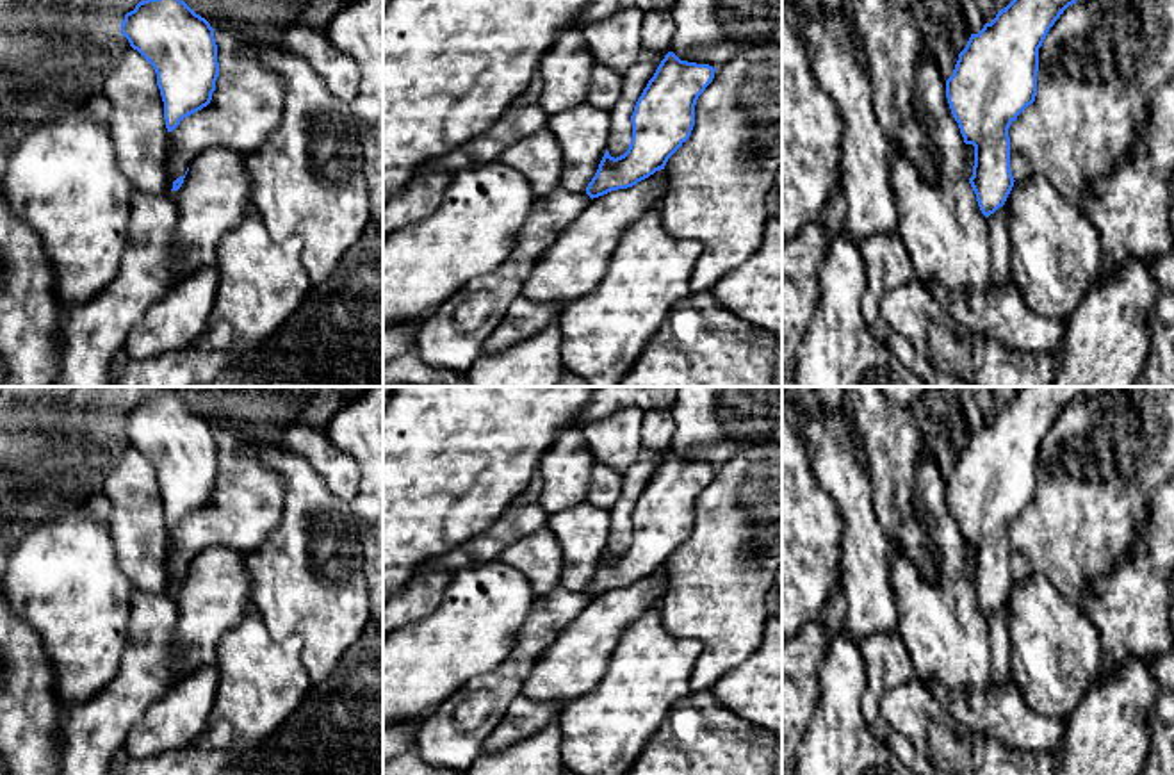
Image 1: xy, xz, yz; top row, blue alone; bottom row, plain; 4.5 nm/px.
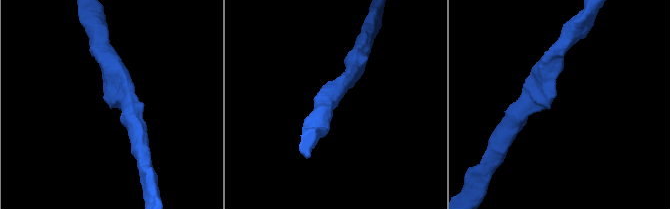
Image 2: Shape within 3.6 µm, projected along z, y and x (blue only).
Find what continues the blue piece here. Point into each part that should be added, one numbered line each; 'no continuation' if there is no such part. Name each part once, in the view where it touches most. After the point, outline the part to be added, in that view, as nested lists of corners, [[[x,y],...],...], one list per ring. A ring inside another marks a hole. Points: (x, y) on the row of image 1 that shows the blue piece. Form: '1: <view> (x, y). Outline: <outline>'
no continuation

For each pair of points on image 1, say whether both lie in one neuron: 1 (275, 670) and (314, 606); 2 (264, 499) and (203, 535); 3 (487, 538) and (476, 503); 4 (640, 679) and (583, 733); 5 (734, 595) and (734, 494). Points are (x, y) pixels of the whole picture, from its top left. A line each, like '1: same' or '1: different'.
1: different
2: same
3: different
4: same
5: same

